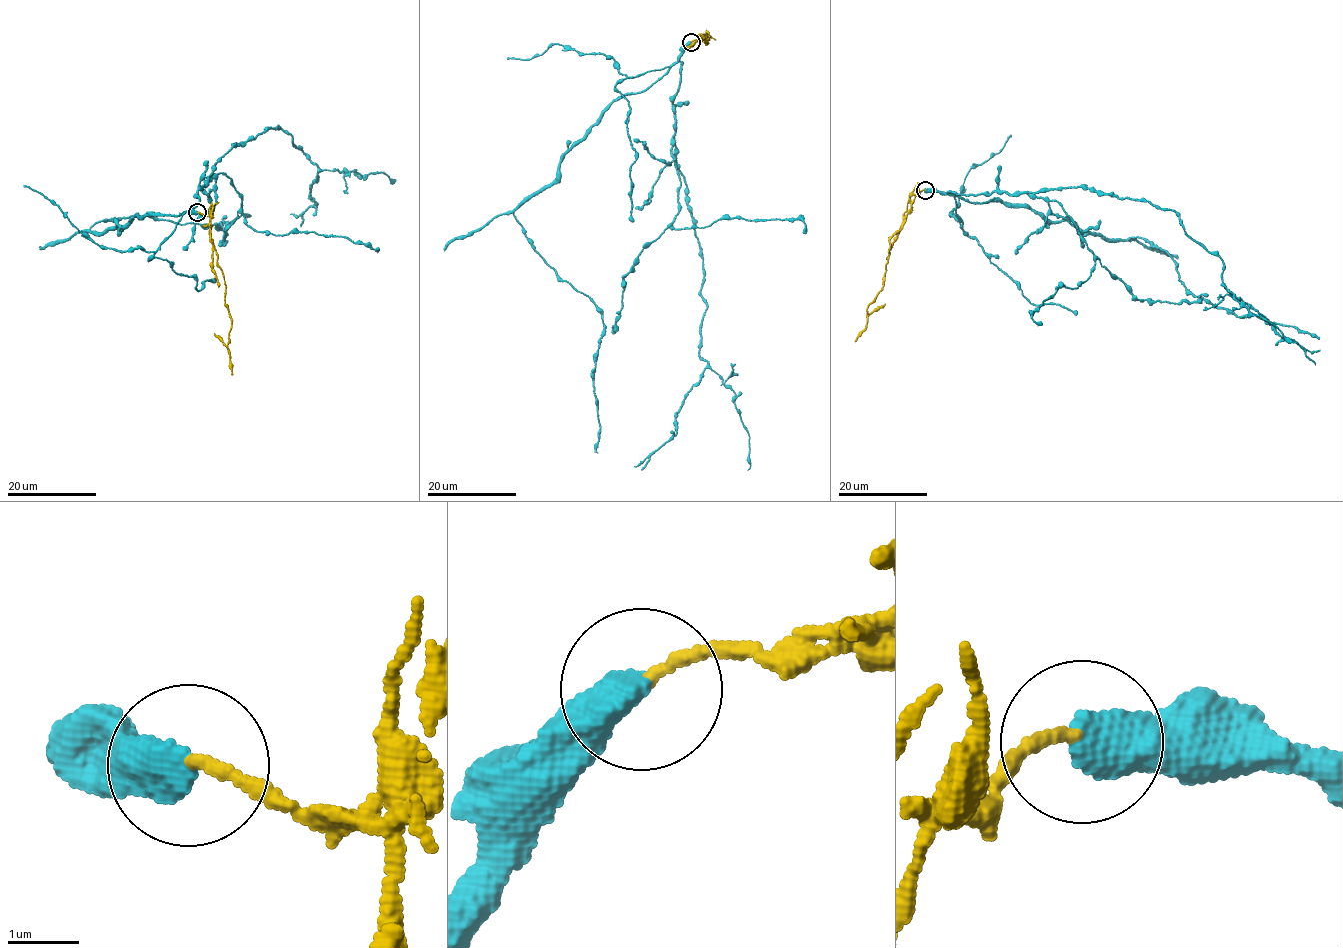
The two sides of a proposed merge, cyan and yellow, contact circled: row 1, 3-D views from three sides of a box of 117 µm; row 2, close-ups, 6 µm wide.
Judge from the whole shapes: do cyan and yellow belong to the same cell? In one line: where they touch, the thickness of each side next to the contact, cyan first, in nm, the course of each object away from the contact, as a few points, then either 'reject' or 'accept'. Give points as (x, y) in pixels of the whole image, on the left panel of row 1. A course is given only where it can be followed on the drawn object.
at (197, 212); 550 nm thick on the cyan side, 160 nm on the other; cyan runs (197, 212), (138, 214), (124, 226), (90, 230), (103, 220), (136, 215), (222, 229), (224, 220), (251, 216); yellow runs (197, 212), (209, 217), (210, 241), (224, 276), (232, 325), (227, 349), (231, 374); reject

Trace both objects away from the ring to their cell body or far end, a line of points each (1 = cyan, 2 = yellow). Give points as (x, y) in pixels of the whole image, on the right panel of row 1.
1: (924, 190), (1023, 205), (1107, 238), (1146, 239), (1171, 256), (1191, 294), (1319, 340)
2: (924, 190), (915, 196), (900, 229), (890, 238), (884, 283), (866, 309), (865, 330), (854, 341)

